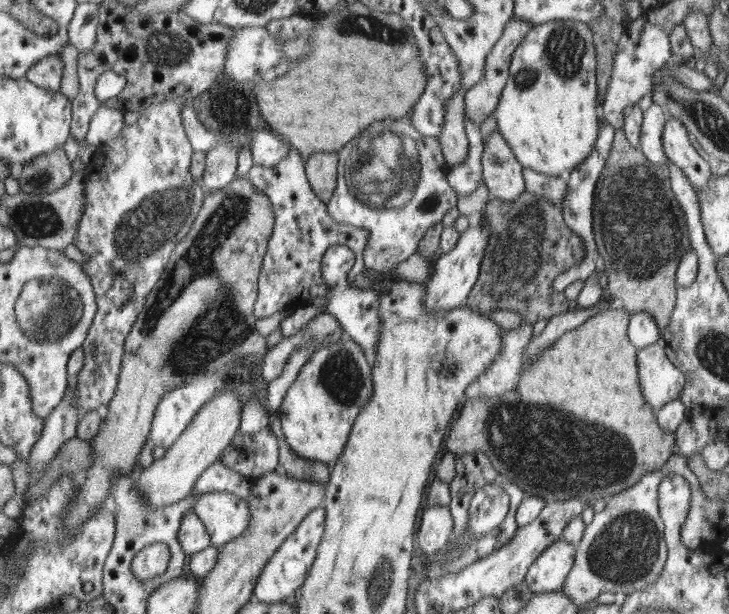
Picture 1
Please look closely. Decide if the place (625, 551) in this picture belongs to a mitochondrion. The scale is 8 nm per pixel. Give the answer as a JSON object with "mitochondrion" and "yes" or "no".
{"mitochondrion":"yes"}

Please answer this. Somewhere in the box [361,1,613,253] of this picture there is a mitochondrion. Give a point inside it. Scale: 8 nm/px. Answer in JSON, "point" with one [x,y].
{"point":[566,48]}

